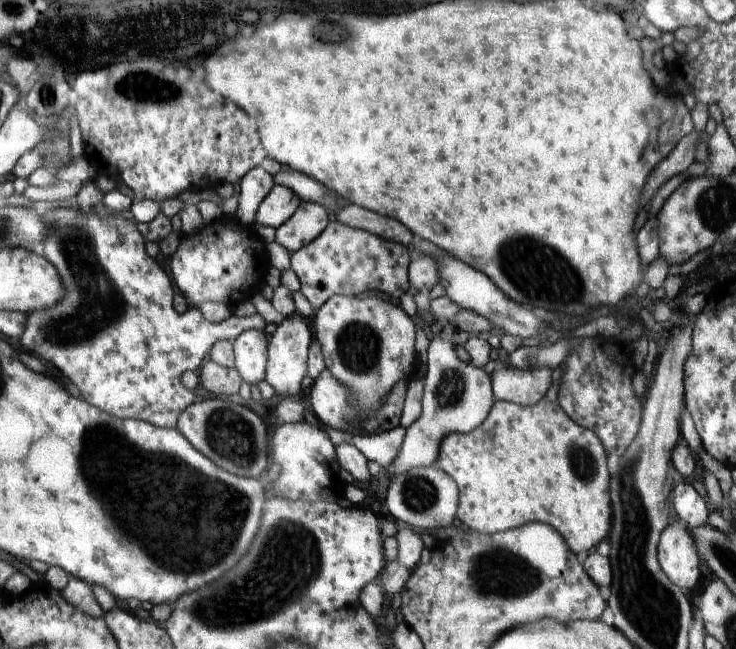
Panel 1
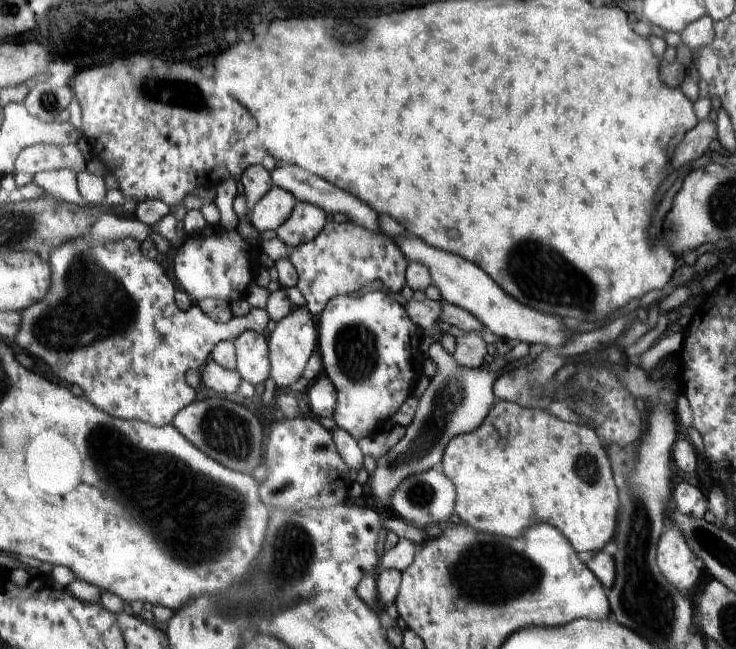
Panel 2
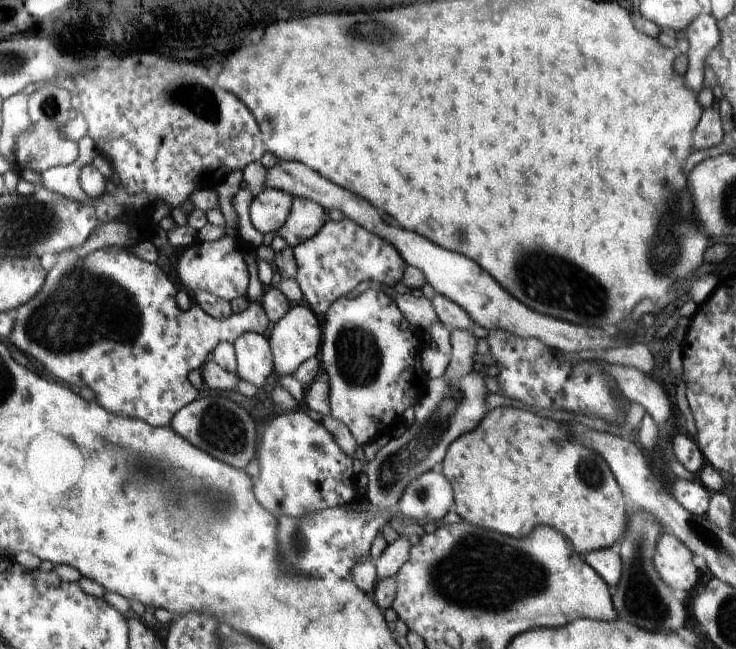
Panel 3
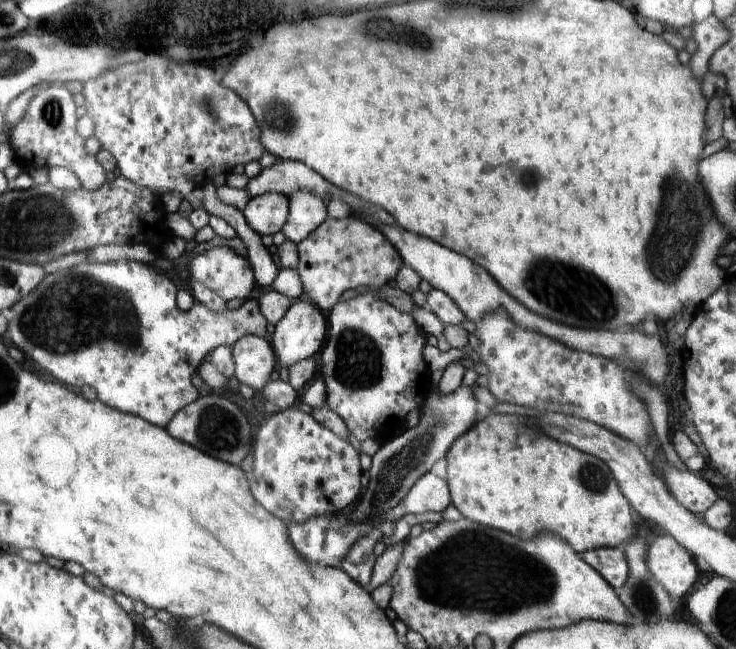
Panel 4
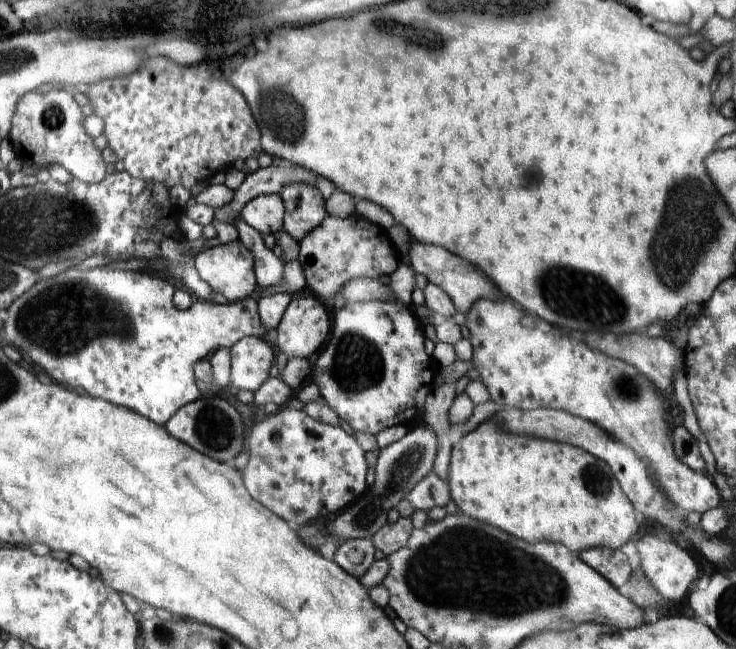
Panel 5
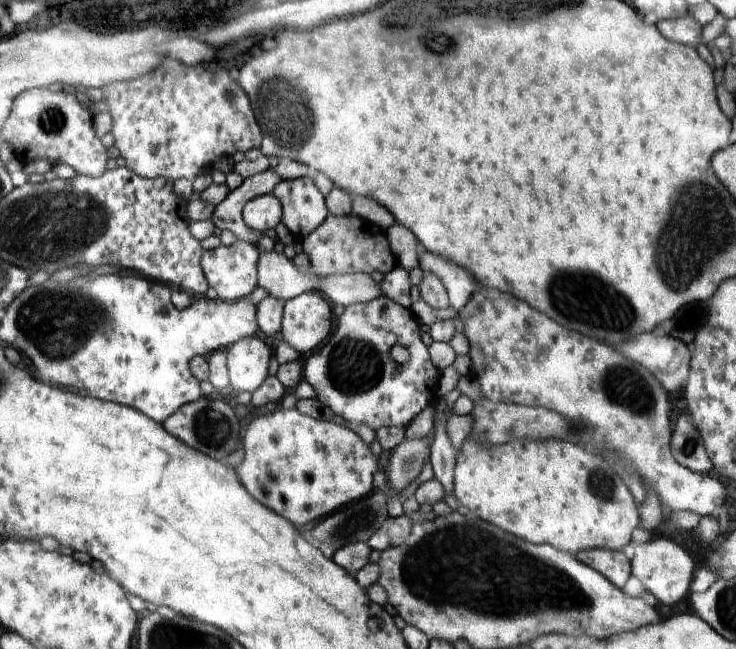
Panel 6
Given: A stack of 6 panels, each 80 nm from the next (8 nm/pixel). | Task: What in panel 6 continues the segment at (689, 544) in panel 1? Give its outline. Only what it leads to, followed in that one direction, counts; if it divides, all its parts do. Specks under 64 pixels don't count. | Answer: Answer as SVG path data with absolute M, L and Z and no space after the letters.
M652 537L644 543L634 544L633 573L640 580L644 588L654 594L662 604L676 604L680 602L692 582L694 562L692 558L672 540L666 537Z

